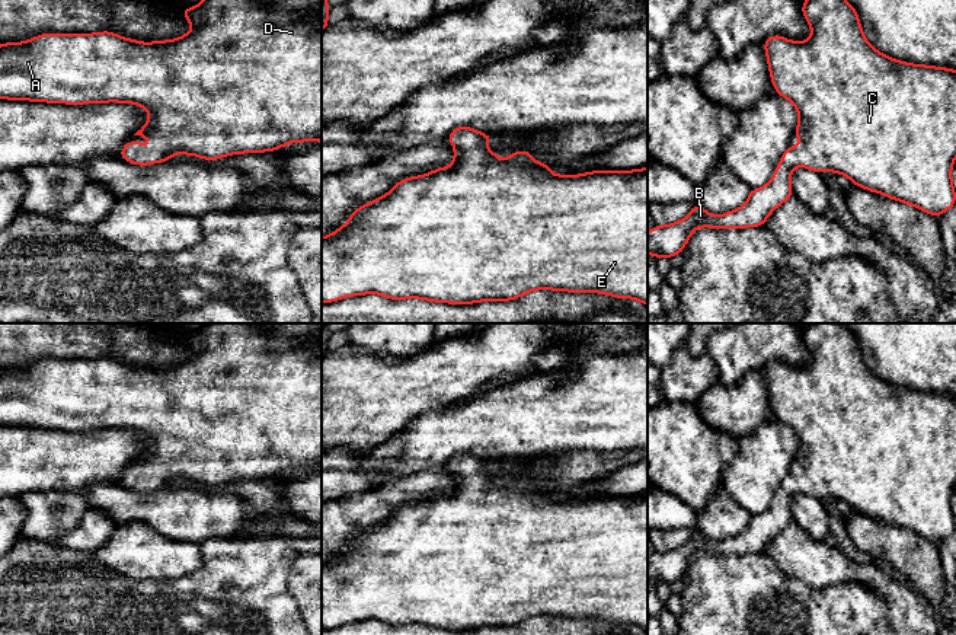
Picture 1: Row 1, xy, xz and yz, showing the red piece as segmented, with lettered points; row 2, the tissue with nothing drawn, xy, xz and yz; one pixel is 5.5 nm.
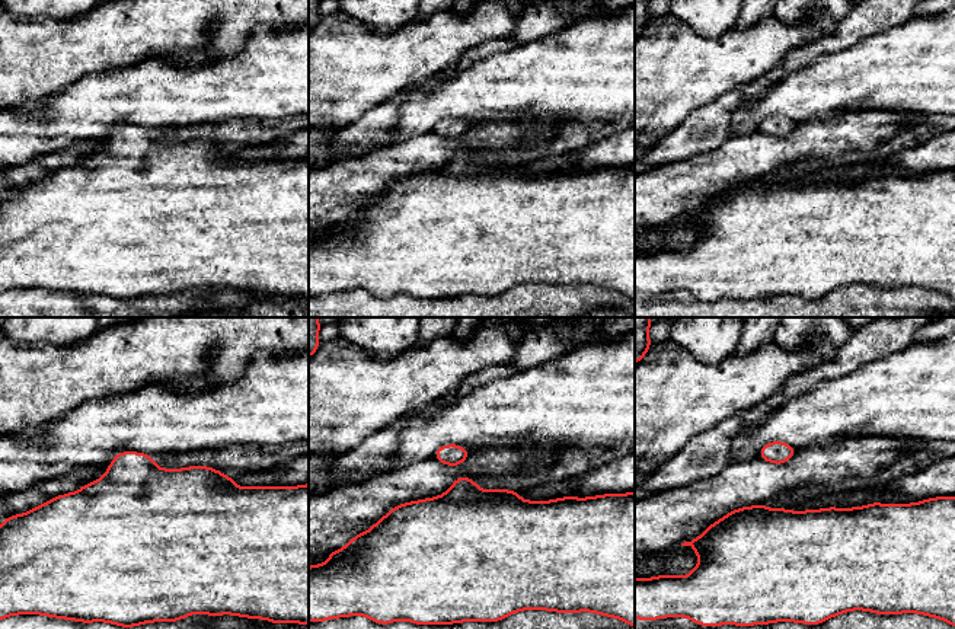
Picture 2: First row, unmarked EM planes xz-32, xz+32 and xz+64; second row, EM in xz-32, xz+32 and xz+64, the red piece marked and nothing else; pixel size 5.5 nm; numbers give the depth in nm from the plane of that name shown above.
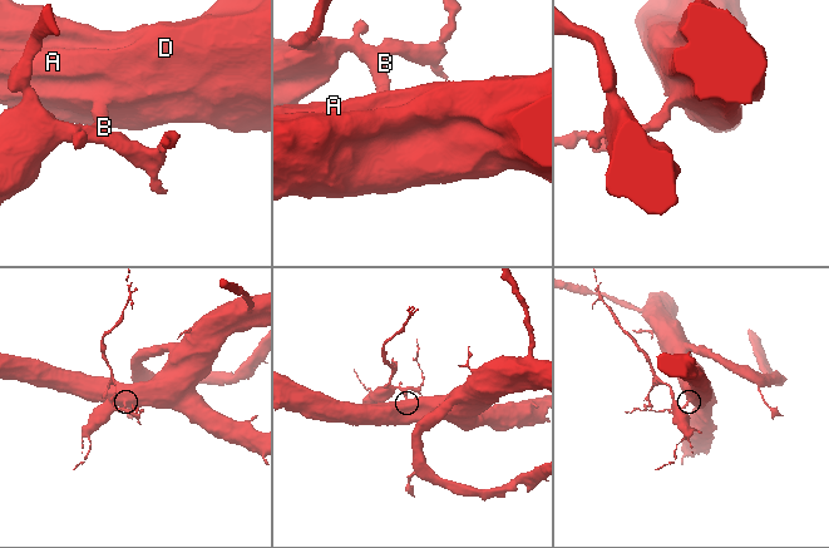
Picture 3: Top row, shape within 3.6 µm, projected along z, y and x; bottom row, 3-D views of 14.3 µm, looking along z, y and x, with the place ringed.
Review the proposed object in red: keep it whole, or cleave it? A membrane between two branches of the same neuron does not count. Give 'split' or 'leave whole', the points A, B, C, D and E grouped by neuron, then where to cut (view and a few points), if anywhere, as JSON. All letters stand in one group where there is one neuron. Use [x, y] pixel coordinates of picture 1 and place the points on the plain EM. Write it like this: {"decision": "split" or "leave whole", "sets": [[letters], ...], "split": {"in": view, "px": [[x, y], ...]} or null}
{"decision": "leave whole", "sets": [["A", "B", "C", "D", "E"]], "split": null}

